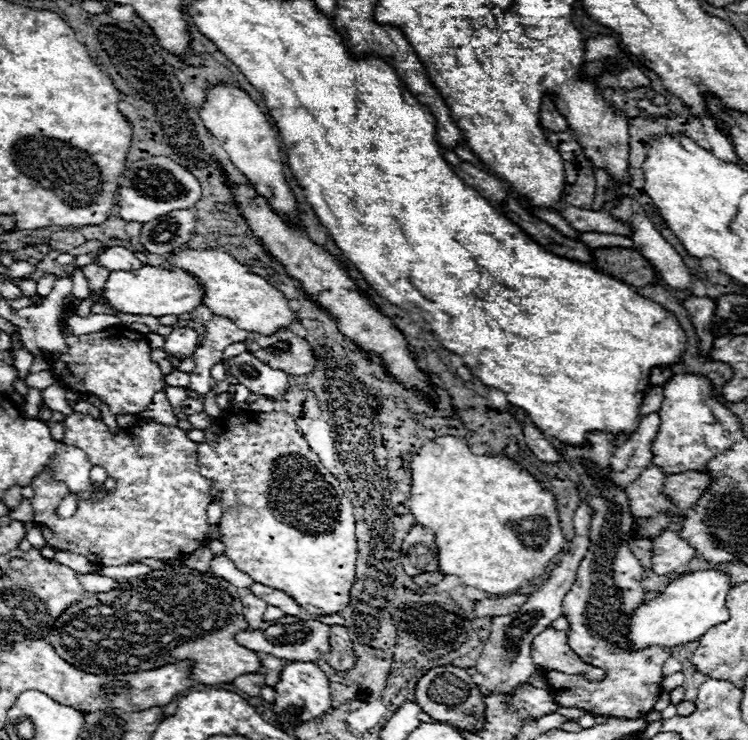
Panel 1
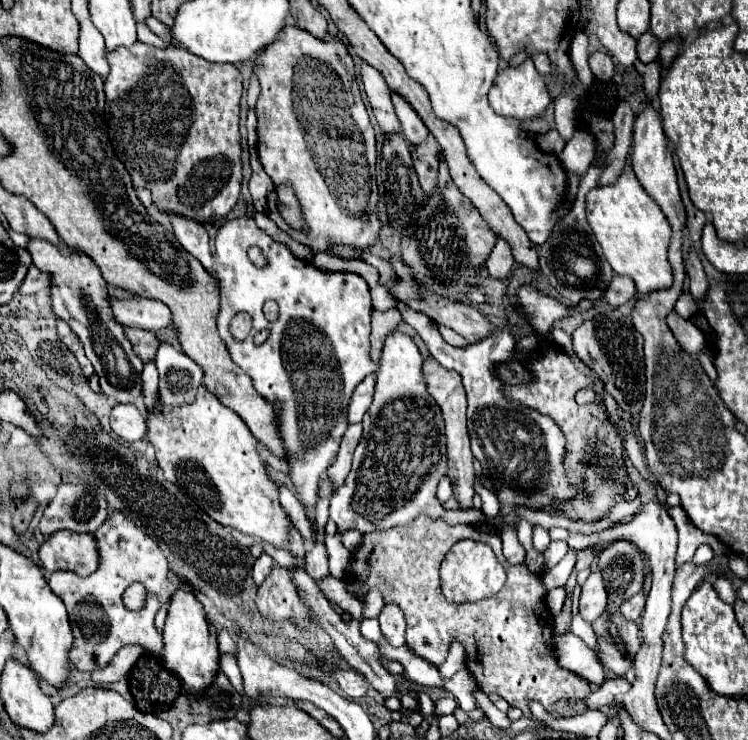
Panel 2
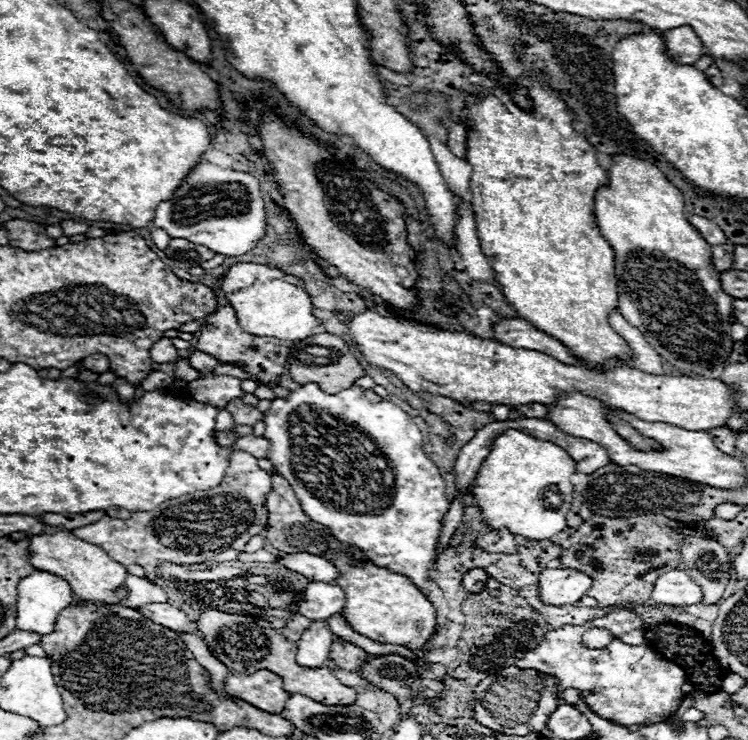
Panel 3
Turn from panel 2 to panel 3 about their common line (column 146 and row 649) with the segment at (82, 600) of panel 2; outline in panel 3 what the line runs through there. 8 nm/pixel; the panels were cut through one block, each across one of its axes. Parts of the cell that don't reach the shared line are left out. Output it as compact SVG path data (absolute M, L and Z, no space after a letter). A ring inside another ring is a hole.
M630 610L612 612L604 618L596 618L582 626L562 626L546 632L540 646L526 652L522 660L516 662L518 668L532 668L542 674L552 674L558 678L558 690L578 688L582 700L604 720L614 724L656 724L666 722L684 700L682 684L686 682L684 670L668 660L662 660L656 652L646 646L630 646L624 642L610 642L606 648L586 648L582 644L582 634L590 628L606 628L614 636L628 630L640 628L642 620Z

